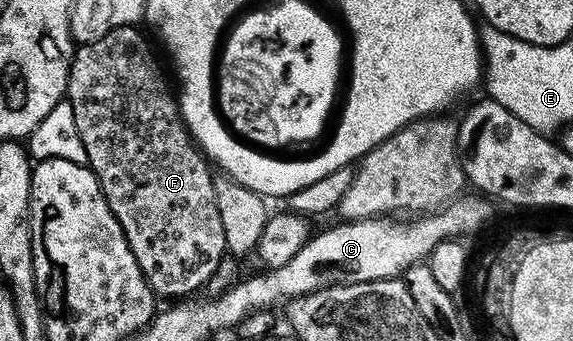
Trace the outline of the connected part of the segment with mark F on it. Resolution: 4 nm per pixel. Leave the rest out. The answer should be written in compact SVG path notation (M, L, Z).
M126 24L109 30L105 38L92 44L80 44L71 57L66 103L73 106L77 134L85 146L86 165L97 178L113 210L113 218L121 222L121 230L141 266L141 274L156 297L187 298L198 288L207 288L219 264L228 255L221 213L217 211L215 176L212 165L191 139L183 117L179 115L176 93L167 85L151 48L138 27Z

